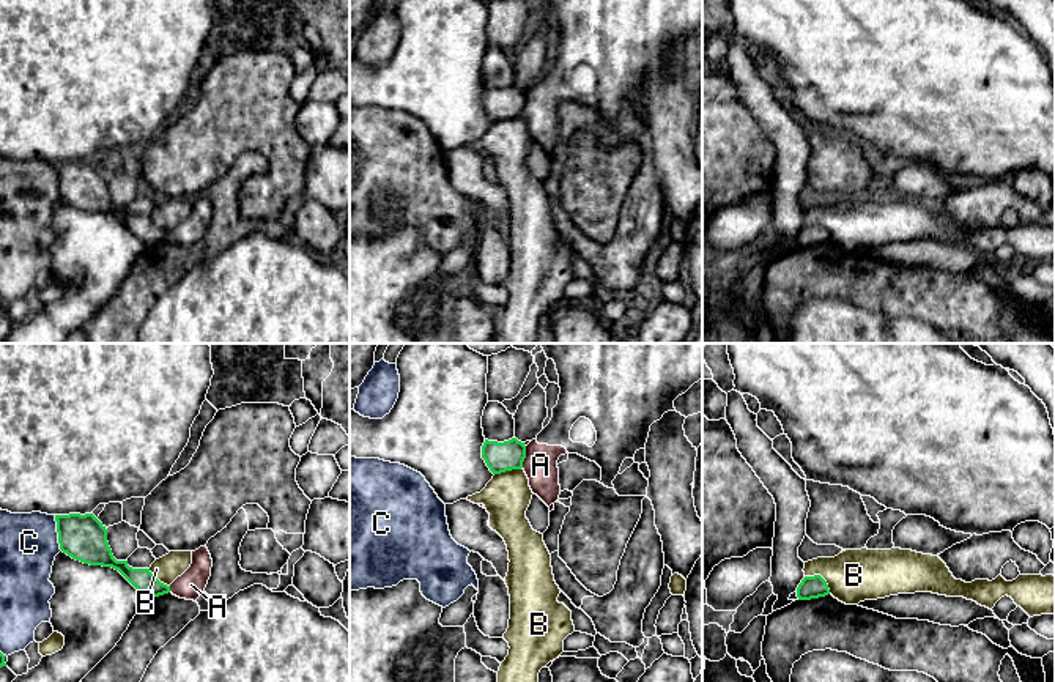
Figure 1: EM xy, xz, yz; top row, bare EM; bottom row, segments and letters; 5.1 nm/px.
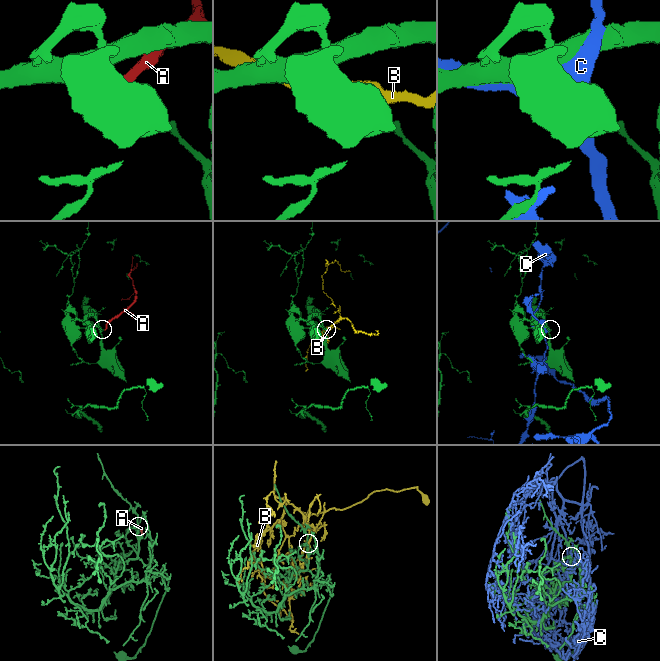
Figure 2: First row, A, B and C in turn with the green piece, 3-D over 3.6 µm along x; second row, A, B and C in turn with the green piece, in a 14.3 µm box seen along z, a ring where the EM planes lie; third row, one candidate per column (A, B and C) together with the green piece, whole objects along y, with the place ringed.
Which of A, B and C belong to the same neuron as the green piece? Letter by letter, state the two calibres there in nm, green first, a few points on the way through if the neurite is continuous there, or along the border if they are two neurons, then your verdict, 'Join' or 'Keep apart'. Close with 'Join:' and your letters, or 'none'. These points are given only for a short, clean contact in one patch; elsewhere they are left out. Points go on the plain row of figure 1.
A: Thickness 160 nm (green) against 180 nm. Boundary: xz (526, 93), (521, 114). Keep apart
B: Thickness 110 nm (green) against 280 nm. Keep apart
C: Thickness 240 nm (green) against 300 nm. Keep apart
Join: none

